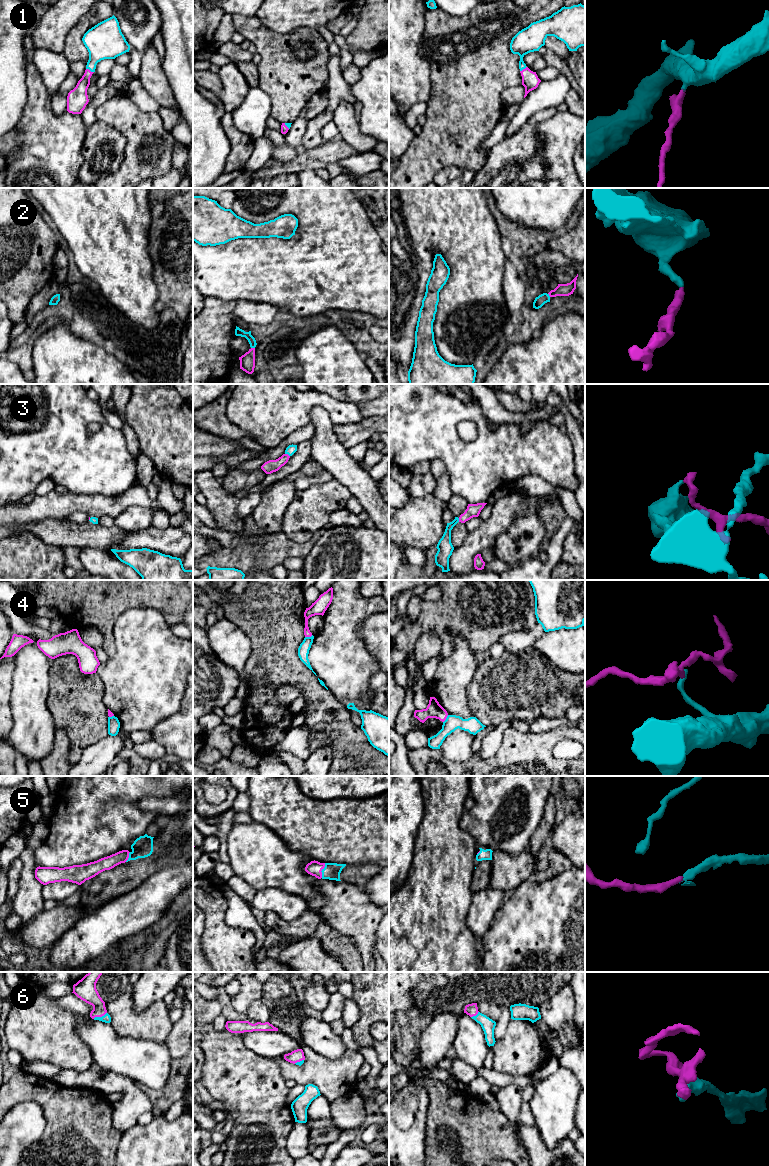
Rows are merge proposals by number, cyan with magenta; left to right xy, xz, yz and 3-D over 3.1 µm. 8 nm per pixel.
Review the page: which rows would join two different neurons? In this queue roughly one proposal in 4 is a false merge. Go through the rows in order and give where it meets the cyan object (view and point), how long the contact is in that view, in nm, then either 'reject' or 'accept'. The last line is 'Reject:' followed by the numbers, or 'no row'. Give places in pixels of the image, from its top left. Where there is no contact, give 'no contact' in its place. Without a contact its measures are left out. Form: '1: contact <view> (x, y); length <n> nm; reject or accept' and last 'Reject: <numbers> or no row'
1: contact xy (90, 70); length 70 nm; accept
2: contact xz (253, 347); length 30 nm; accept
3: contact xz (287, 453); length 50 nm; accept
4: contact xz (308, 637); length 70 nm; reject
5: contact xz (322, 870); length 120 nm; accept
6: contact xy (99, 1017); length 120 nm; accept
Reject: 4

